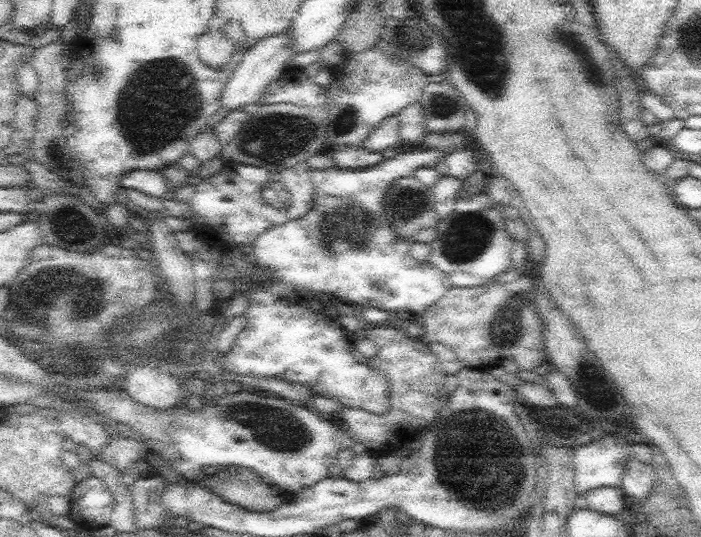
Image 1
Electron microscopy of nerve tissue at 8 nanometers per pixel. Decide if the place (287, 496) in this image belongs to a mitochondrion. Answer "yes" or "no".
no

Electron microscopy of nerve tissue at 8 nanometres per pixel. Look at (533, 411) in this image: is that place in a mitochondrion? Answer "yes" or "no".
no

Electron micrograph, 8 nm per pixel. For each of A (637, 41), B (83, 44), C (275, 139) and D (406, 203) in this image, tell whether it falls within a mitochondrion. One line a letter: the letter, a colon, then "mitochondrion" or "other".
A: other
B: other
C: mitochondrion
D: mitochondrion

